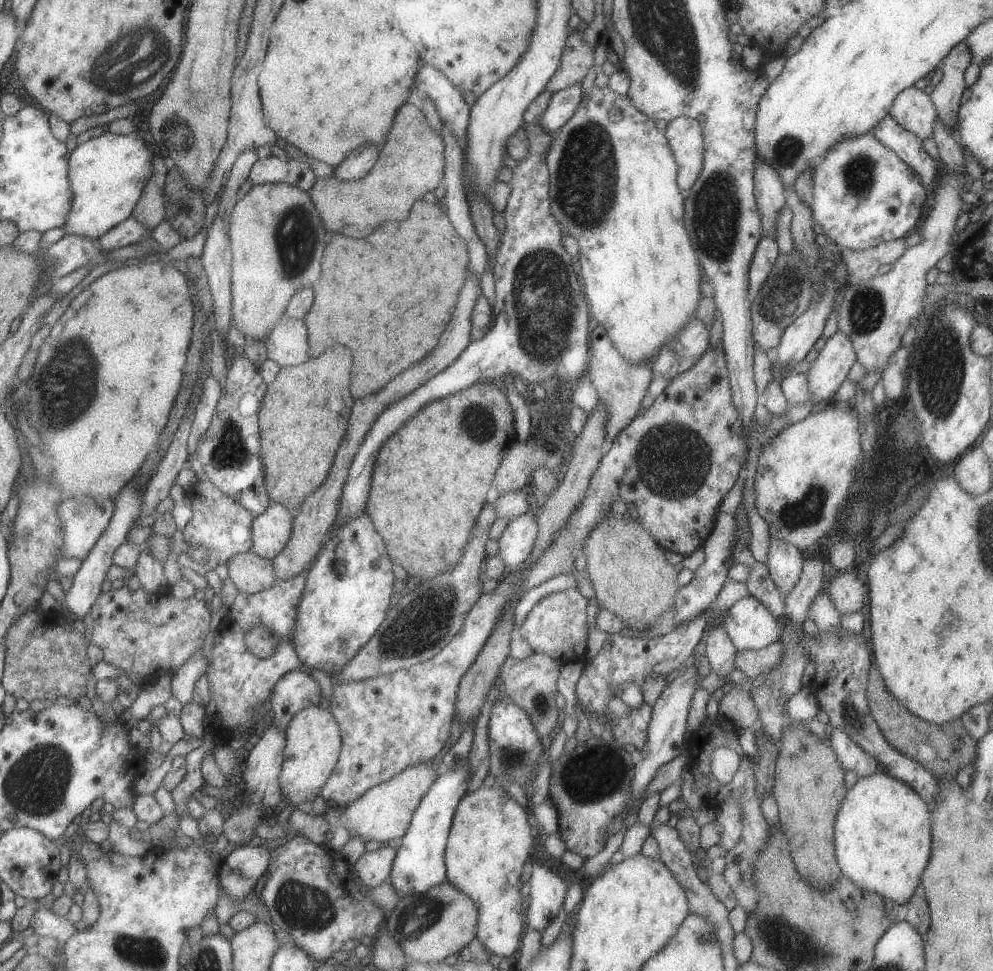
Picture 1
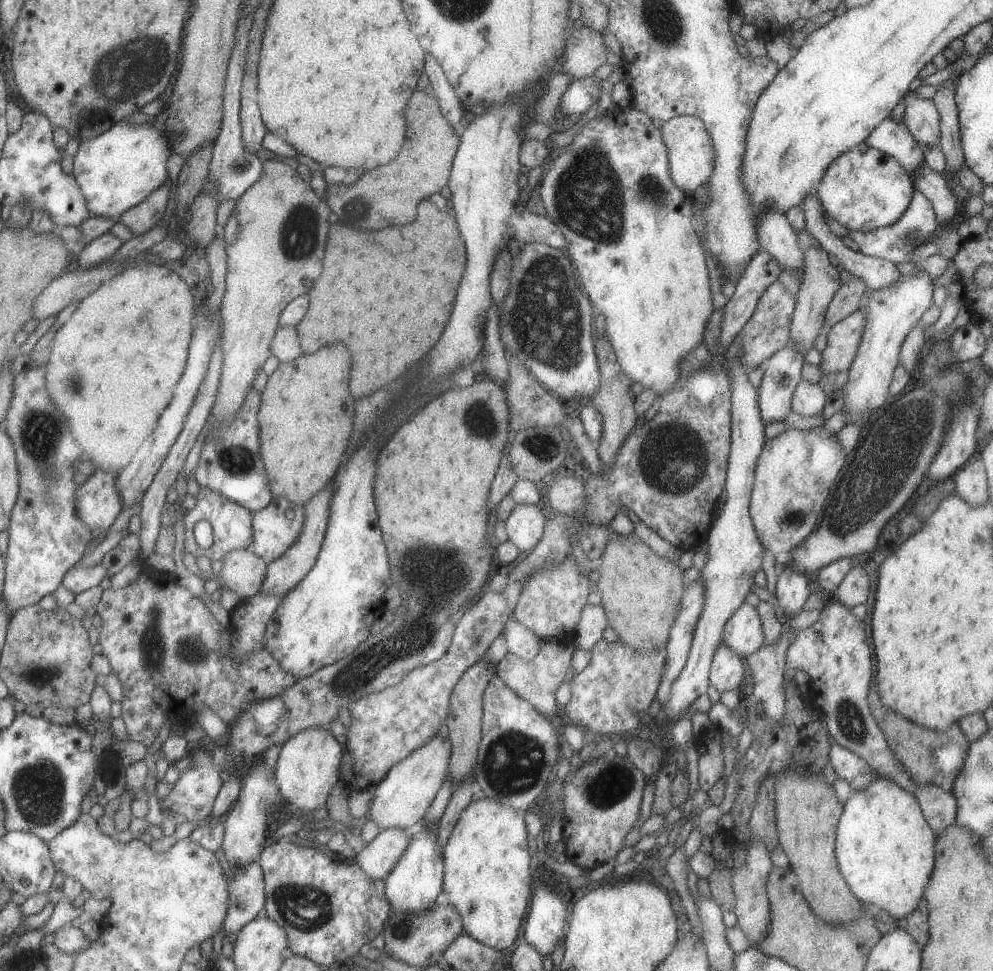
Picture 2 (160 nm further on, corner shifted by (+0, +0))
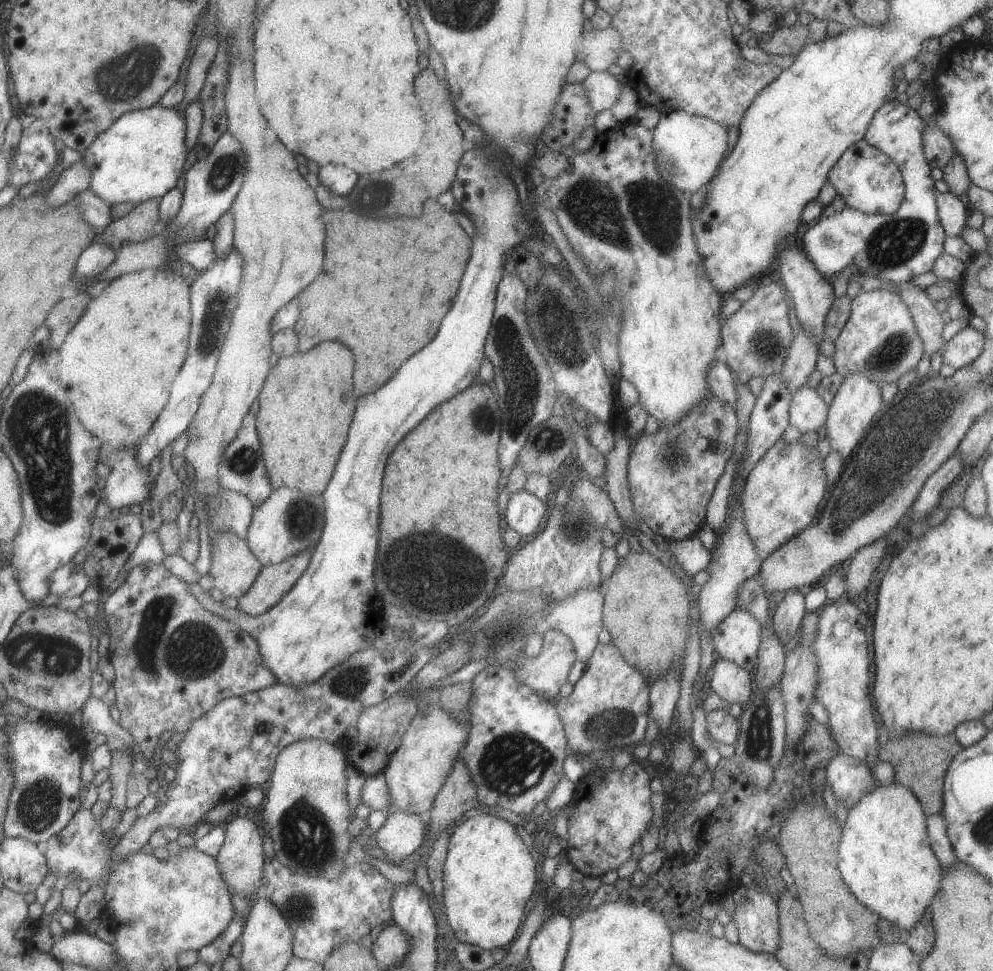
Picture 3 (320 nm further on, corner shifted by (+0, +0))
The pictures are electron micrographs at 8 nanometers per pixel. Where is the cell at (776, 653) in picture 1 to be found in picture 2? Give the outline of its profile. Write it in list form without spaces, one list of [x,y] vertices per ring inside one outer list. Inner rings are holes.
[[[839,601],[826,602],[817,621],[801,629],[793,643],[786,648],[784,660],[787,668],[804,670],[811,680],[821,684],[821,688],[817,688],[817,696],[813,696],[813,704],[821,708],[821,720],[825,722],[825,733],[831,741],[865,760],[876,776],[888,778],[912,794],[936,838],[944,833],[956,815],[953,795],[937,785],[914,783],[888,747],[885,735],[870,713],[868,692],[871,682],[871,650],[863,640],[863,621],[855,618]]]

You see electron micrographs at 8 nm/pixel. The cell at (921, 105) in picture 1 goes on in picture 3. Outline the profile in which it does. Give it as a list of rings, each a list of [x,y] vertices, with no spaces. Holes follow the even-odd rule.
[[[932,116],[922,132],[923,154],[930,168],[942,168],[954,155],[951,141],[937,127]]]

